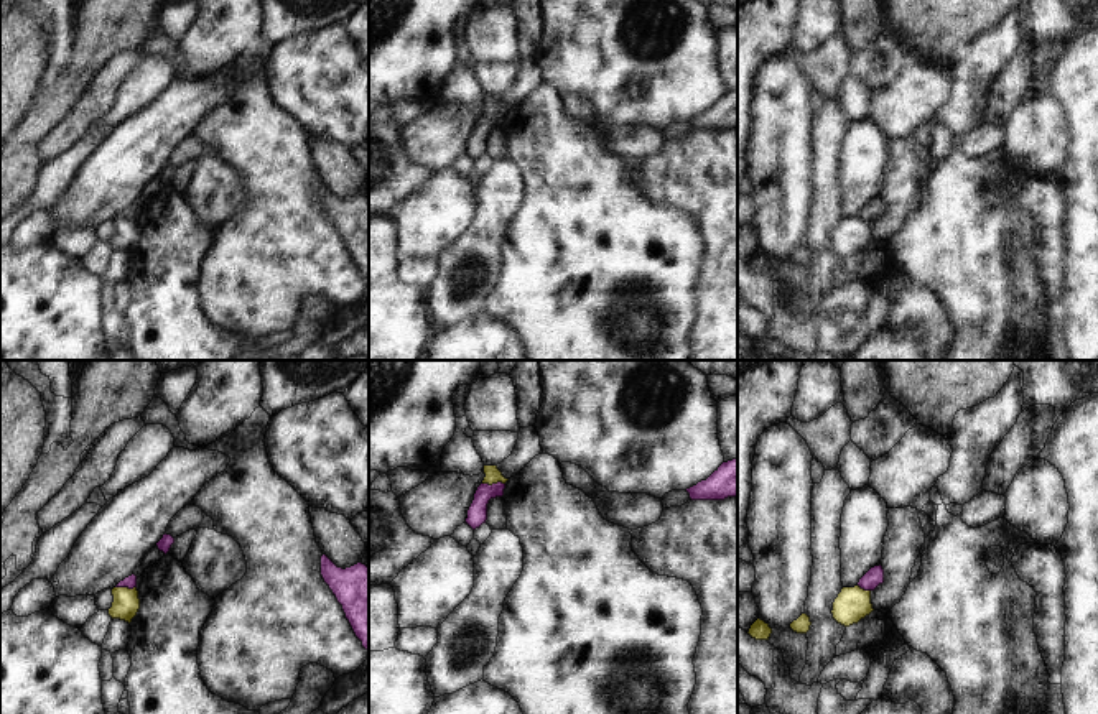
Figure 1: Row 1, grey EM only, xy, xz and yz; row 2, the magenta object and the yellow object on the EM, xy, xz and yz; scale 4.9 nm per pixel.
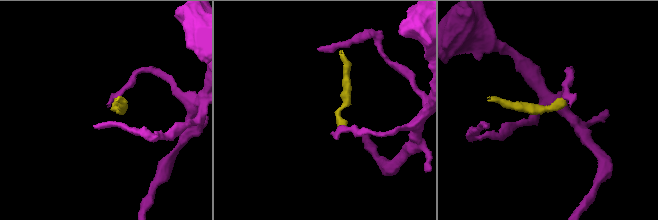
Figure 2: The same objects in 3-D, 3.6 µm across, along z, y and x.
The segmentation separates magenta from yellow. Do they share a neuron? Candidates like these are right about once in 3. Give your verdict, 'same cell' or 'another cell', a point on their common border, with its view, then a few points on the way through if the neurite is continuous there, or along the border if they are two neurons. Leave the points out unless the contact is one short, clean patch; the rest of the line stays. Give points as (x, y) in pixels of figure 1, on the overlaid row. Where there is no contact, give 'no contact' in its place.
another cell; contact xz (493, 484); border xz (504, 482), (483, 484)

